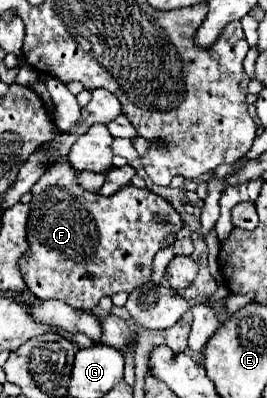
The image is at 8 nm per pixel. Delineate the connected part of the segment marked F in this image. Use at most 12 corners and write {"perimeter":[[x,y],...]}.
{"perimeter":[[132,184],[32,186],[20,274],[92,310],[150,280],[180,214]]}

